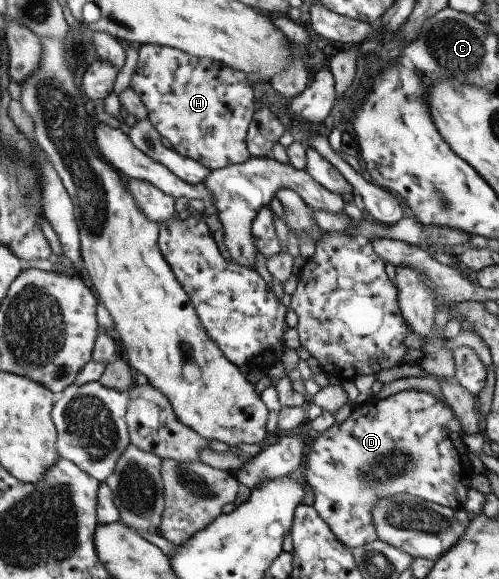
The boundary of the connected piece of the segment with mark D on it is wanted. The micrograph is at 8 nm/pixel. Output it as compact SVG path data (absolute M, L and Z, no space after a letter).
M406 390L396 392L389 395L387 398L378 400L370 400L364 402L362 405L355 405L354 411L351 415L341 424L330 426L324 432L314 435L313 442L310 447L310 451L306 457L305 468L303 470L304 479L307 484L311 486L314 493L314 500L312 507L318 511L333 528L334 533L341 539L348 547L355 548L372 543L378 540L378 528L374 524L374 505L380 501L380 499L392 499L394 495L398 493L406 493L410 495L416 495L422 497L422 499L428 499L434 503L451 507L452 509L460 509L464 507L468 501L468 497L472 487L472 478L474 476L472 470L472 463L470 462L470 449L466 442L464 442L464 425L460 421L460 417L454 413L454 409L448 406L446 401L442 401L440 397L428 393L428 391L413 391Z

